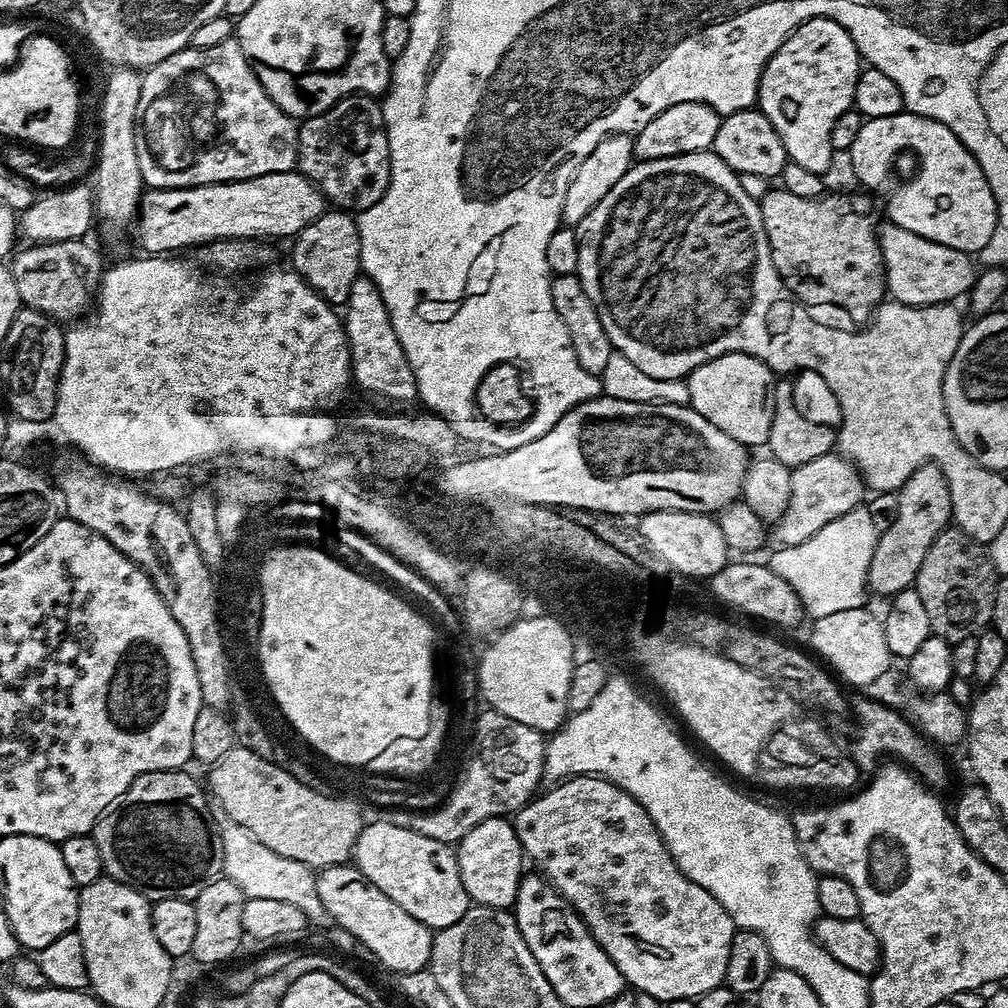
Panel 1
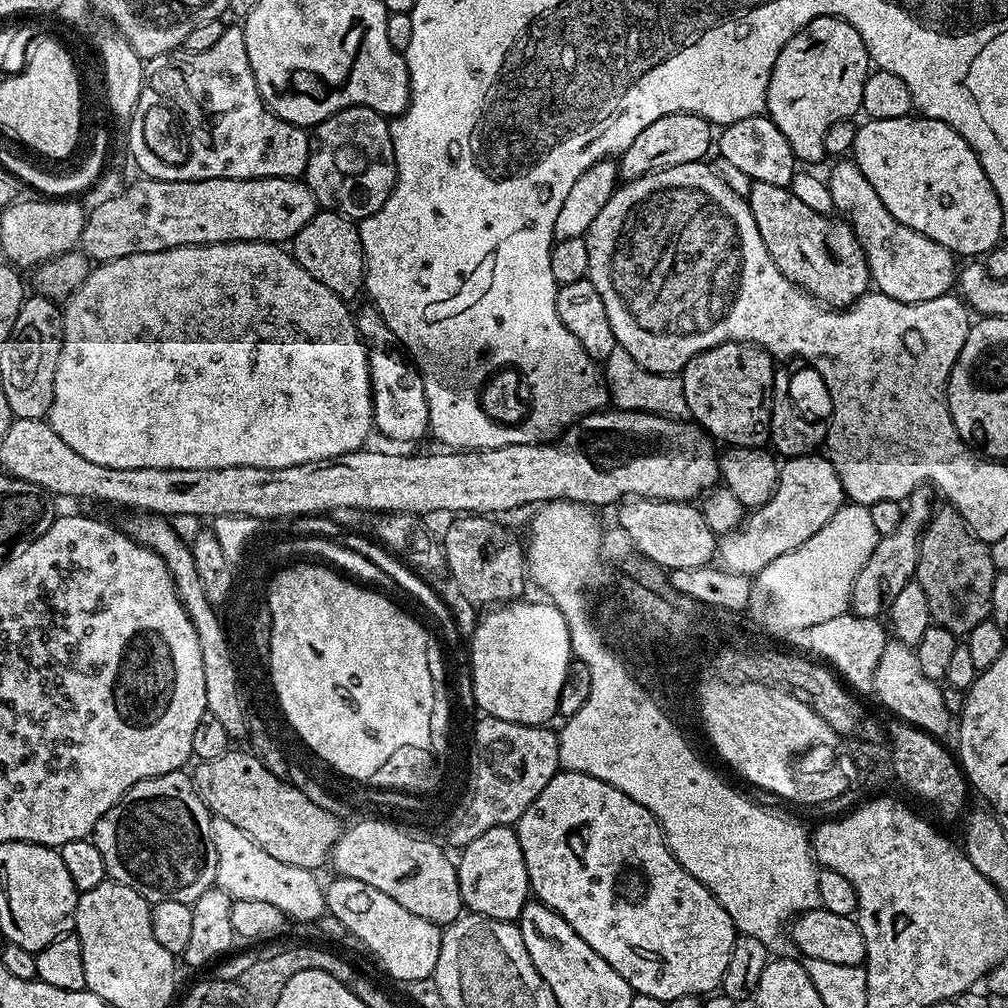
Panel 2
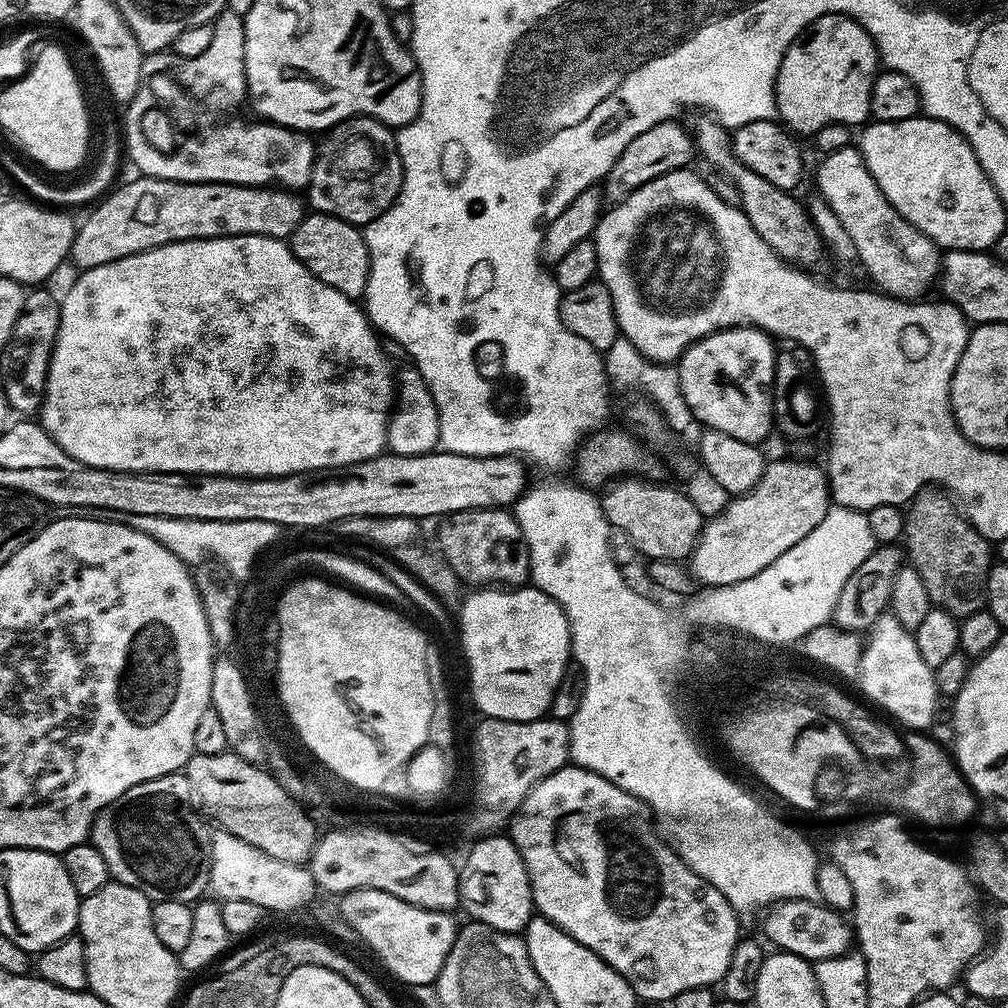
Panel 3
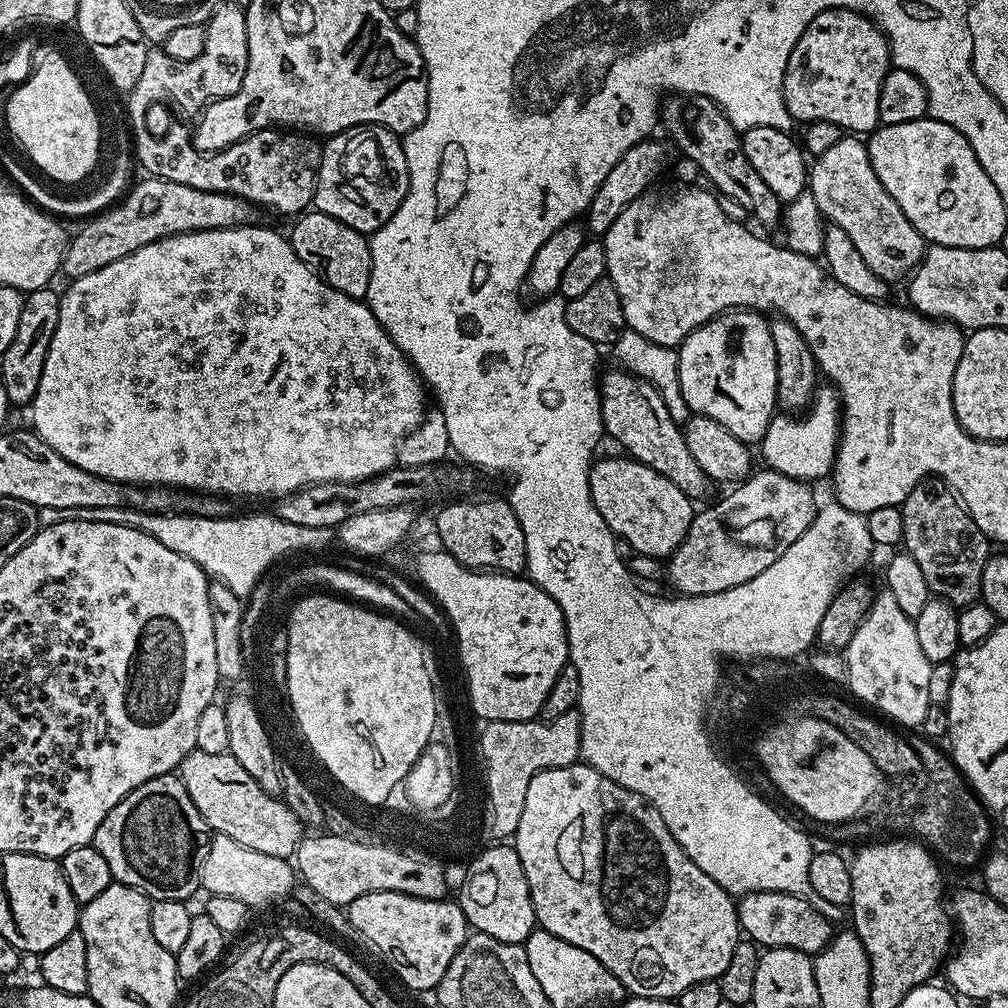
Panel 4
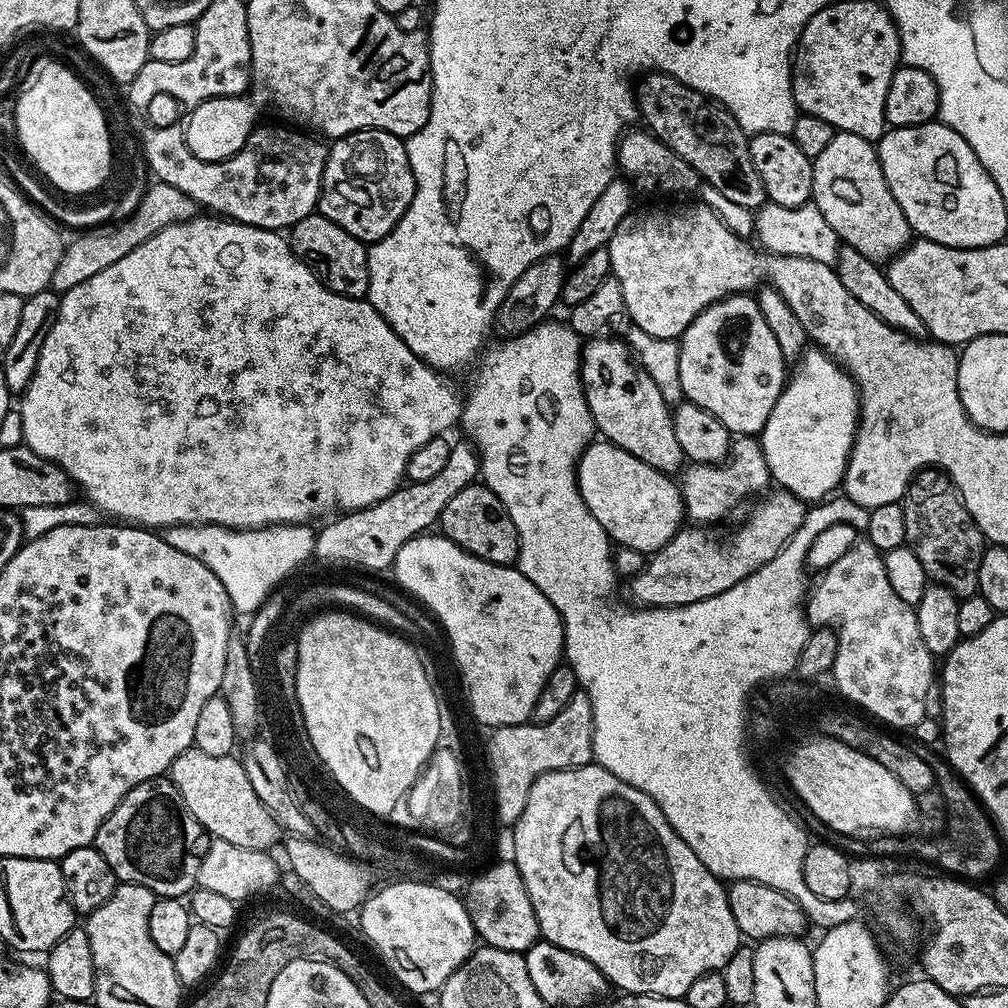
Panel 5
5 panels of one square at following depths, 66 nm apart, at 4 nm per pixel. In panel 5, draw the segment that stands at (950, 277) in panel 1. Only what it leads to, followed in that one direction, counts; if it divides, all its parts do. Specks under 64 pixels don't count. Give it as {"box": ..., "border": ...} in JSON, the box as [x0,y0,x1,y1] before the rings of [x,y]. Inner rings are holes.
{"box":[812,131,914,260],"border":[[[837,131],[836,136],[830,138],[830,146],[814,157],[812,200],[838,240],[871,260],[892,260],[913,239],[914,233],[906,222],[906,214],[902,214],[882,174],[877,145],[866,138],[858,138],[858,134]]]}

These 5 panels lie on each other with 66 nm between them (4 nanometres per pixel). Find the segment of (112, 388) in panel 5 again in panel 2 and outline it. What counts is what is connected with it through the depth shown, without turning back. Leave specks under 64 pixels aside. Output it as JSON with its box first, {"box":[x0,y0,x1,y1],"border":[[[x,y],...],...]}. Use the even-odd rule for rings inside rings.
{"box":[46,240,373,470],"border":[[[234,240],[230,244],[189,244],[186,248],[171,248],[161,252],[150,254],[130,254],[117,260],[106,260],[97,263],[89,271],[86,279],[76,291],[66,300],[62,308],[64,318],[64,341],[60,347],[58,366],[52,383],[52,405],[48,411],[46,420],[52,428],[82,458],[90,462],[98,462],[98,466],[110,466],[111,468],[185,468],[186,470],[198,470],[199,468],[233,468],[234,466],[250,466],[251,468],[285,468],[295,464],[309,464],[315,460],[335,460],[338,456],[345,456],[347,452],[359,452],[365,447],[368,435],[373,435],[372,422],[372,383],[370,382],[370,370],[368,369],[368,350],[360,339],[360,332],[356,328],[356,317],[353,309],[334,290],[326,290],[318,278],[306,274],[302,266],[292,256],[291,251],[284,252],[279,243],[267,240]]]}

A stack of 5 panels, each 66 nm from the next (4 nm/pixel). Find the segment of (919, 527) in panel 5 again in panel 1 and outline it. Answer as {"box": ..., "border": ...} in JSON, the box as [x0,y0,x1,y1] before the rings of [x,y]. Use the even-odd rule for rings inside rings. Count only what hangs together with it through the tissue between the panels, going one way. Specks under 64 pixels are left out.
{"box":[914,526,998,645],"border":[[[948,526],[944,532],[934,538],[930,550],[926,551],[926,558],[922,561],[921,569],[916,574],[914,589],[922,600],[929,618],[931,635],[947,640],[949,644],[956,645],[964,638],[970,638],[987,629],[992,622],[994,614],[994,594],[998,573],[992,565],[989,549],[979,544],[973,536],[968,536],[964,531],[955,526]]]}

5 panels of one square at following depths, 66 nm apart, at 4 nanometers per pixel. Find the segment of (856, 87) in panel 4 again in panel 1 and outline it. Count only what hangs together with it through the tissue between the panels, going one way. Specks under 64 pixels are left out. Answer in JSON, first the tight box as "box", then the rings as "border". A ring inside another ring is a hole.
{"box":[758,16,862,173],"border":[[[816,16],[797,26],[786,42],[778,46],[770,62],[766,62],[760,75],[758,108],[774,126],[774,130],[778,130],[778,138],[782,138],[782,146],[786,146],[791,163],[806,166],[806,170],[827,173],[834,159],[830,130],[834,130],[834,122],[838,122],[838,118],[842,118],[842,114],[853,107],[854,86],[858,86],[861,67],[862,57],[854,46],[854,38],[850,38],[842,25],[825,16]]]}

